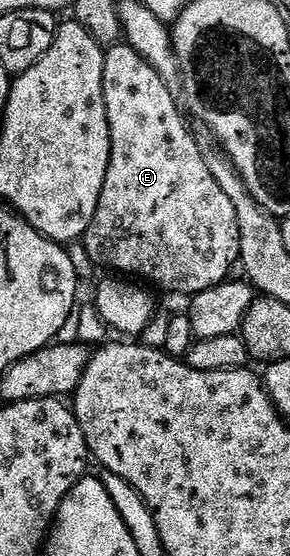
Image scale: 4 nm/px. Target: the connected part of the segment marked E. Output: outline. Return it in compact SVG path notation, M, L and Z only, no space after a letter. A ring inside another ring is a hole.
M117 43L106 51L104 95L112 153L100 205L96 205L96 217L92 217L92 225L88 225L84 236L86 252L95 268L107 267L110 273L155 283L185 297L199 295L204 289L227 282L231 278L230 270L240 259L236 209L232 209L232 201L228 201L228 193L220 189L216 177L208 173L203 148L198 148L193 133L186 128L187 120L175 92L168 89L160 73L129 44Z

